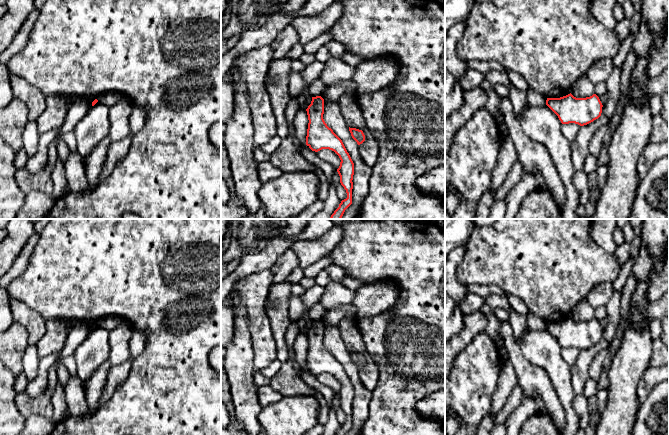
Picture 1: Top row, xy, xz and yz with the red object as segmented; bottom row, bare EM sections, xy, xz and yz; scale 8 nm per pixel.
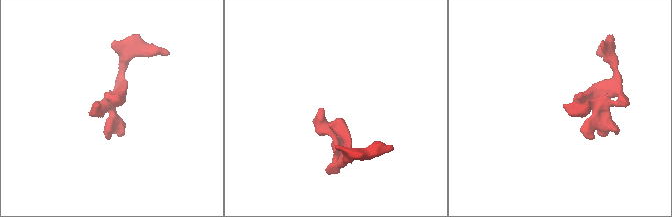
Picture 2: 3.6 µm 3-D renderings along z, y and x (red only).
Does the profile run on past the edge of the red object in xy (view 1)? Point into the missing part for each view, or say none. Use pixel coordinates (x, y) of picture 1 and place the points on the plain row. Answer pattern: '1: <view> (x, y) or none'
1: none

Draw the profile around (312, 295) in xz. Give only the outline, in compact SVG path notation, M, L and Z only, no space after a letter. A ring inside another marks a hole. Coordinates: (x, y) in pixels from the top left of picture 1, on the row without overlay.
M314 285L313 287L306 289L302 296L303 303L305 305L304 314L296 321L300 333L306 334L311 328L312 321L309 318L309 310L318 302L325 292L325 287Z

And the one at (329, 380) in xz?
M322 373L317 376L317 379L319 382L327 386L333 393L337 395L340 390L341 384L334 375L329 373Z

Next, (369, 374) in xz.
M345 316L337 327L348 351L362 354L365 365L359 369L359 377L364 386L373 391L379 380L379 369L364 346L361 332L357 327L355 316Z

